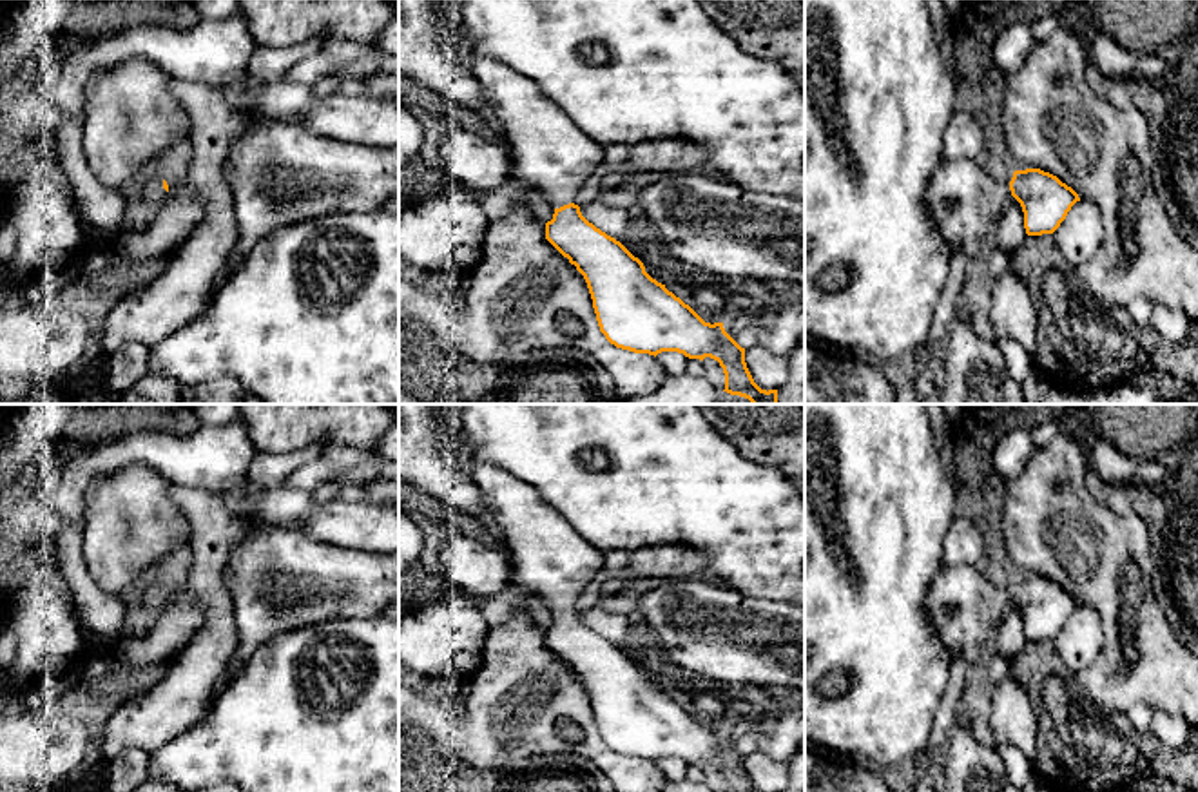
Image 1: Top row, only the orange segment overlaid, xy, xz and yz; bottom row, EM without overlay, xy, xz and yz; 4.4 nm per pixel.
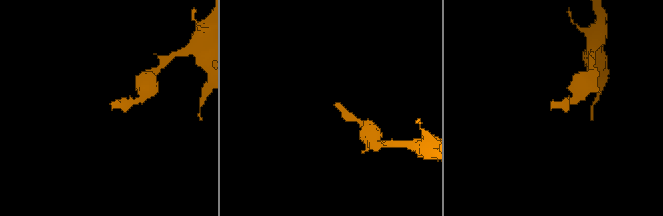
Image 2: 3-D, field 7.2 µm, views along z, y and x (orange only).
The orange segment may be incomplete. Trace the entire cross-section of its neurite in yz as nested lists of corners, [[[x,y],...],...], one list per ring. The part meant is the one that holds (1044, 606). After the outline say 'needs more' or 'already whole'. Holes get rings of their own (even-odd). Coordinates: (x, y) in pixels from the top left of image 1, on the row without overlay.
[[[970,564],[942,567],[924,598],[930,627],[952,662],[961,658],[970,665],[984,660],[982,651],[1013,604],[1022,613],[1028,642],[1053,640],[1080,607],[1071,593],[1040,575],[1015,576],[1004,591]]]; needs more

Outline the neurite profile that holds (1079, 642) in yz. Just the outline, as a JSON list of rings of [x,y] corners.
[[[1077,607],[1053,643],[1066,669],[1078,672],[1089,667],[1104,645],[1104,629],[1097,609]]]

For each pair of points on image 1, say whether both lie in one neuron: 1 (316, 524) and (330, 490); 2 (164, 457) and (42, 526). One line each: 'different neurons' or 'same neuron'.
1: different neurons
2: same neuron

